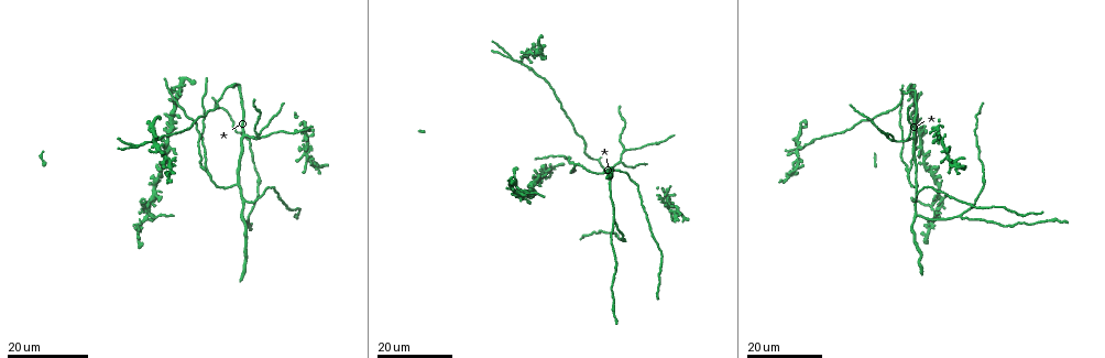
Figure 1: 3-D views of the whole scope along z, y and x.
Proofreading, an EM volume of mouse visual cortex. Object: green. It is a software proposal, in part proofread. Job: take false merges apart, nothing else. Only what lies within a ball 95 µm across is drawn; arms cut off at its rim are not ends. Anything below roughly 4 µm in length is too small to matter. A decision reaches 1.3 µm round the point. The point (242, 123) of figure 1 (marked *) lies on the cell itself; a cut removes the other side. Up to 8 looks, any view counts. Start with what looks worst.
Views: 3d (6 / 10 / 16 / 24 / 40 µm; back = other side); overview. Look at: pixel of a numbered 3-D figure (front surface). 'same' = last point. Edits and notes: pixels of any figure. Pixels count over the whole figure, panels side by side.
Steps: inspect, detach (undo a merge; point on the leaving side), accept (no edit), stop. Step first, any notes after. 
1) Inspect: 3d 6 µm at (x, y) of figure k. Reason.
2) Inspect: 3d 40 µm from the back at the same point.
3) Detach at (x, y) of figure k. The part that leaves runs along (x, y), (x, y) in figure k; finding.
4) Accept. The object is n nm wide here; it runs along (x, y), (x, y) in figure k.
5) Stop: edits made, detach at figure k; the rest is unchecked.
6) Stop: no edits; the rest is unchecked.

Inspect: 3d 16 µm at (152, 214) of figure 1. Four arms meet.

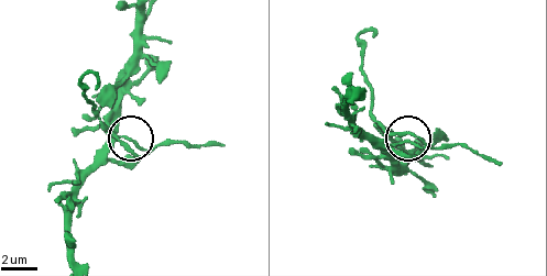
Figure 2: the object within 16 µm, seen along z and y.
Inspect: 3d 10 µm at (395, 143) of figure 2.

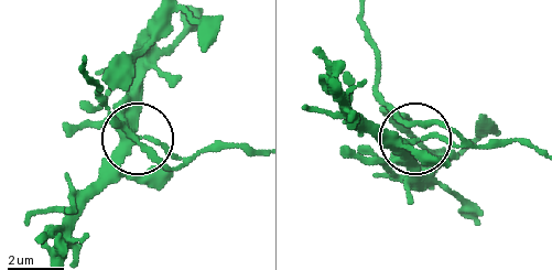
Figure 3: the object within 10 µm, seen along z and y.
Detach at (180, 158) of figure 3. 4 arms meet here; two cells meet here.

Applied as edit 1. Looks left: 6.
Inspect: 3d 16 µm at (136, 147) of figure 1. Two arms in line, one across.

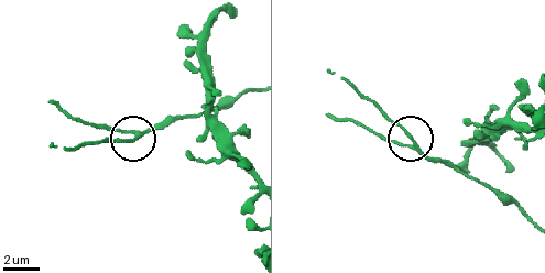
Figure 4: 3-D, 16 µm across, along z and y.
Inspect: 3d 6 µm at (413, 144) of figure 4.

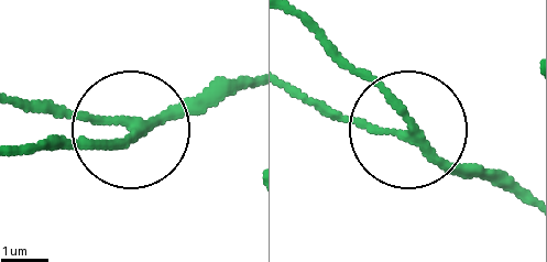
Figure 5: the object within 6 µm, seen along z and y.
Inspect: 3d 6 µm from the back at (409, 128) of figure 5. From behind.

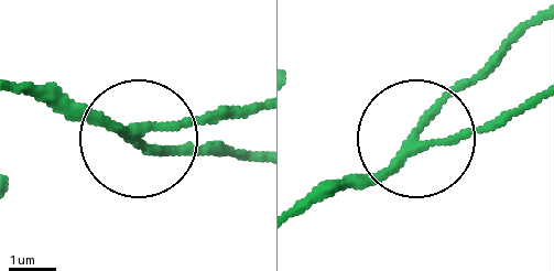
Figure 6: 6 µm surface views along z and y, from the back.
Accept. The side arm is 7 µm long; 3 arms meet here; all the same cell.

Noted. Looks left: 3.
Inspect: 3d 16 µm at (961, 218) of figure 1. Arms part here.

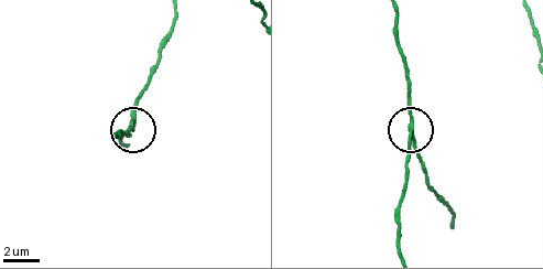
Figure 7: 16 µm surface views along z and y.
Inspect: 3d 6 µm at (412, 128) of figure 7.

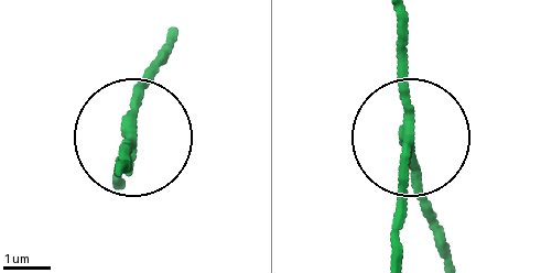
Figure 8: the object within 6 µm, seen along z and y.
Accept. The object is 200 nm wide here; it runs along (397, 17), (409, 111), (397, 253) in figure 8; continuous, no second cell.

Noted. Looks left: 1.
Stop: edits made, detach at figure 3; the rest is unchecked.

